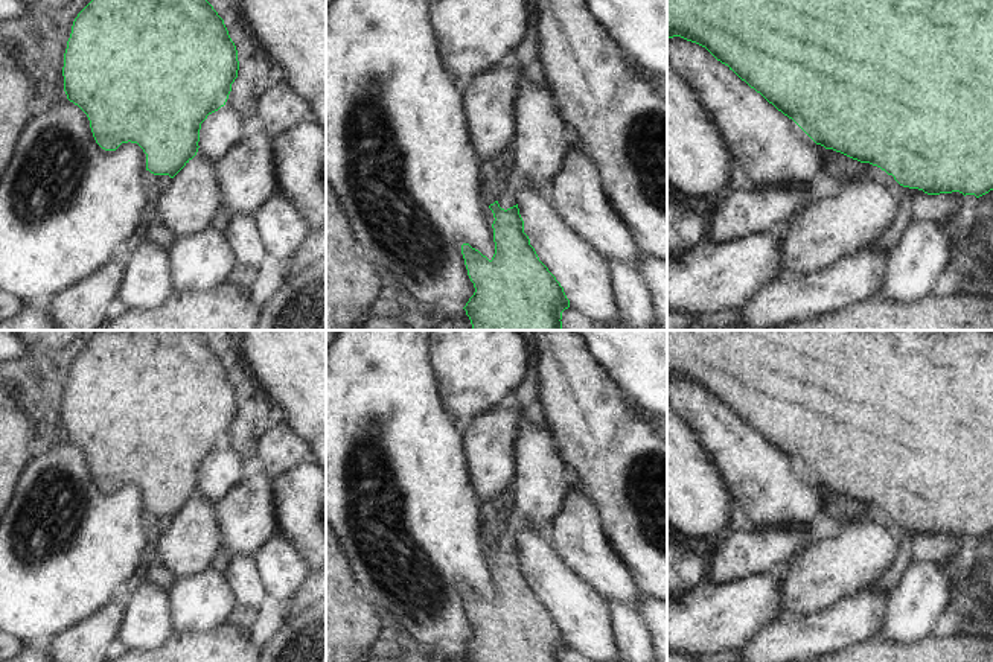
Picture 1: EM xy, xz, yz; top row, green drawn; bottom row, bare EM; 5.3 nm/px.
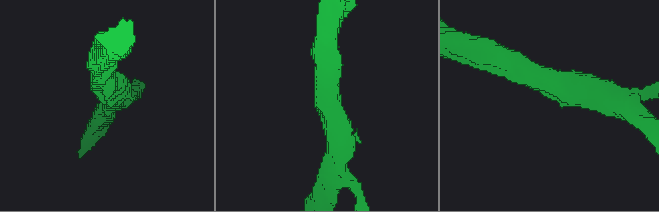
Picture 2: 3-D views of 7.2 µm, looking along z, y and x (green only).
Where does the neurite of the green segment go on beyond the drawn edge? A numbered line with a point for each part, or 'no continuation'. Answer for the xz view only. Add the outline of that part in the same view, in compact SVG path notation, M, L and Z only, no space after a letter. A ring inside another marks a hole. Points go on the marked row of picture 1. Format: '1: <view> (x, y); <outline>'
no continuation

